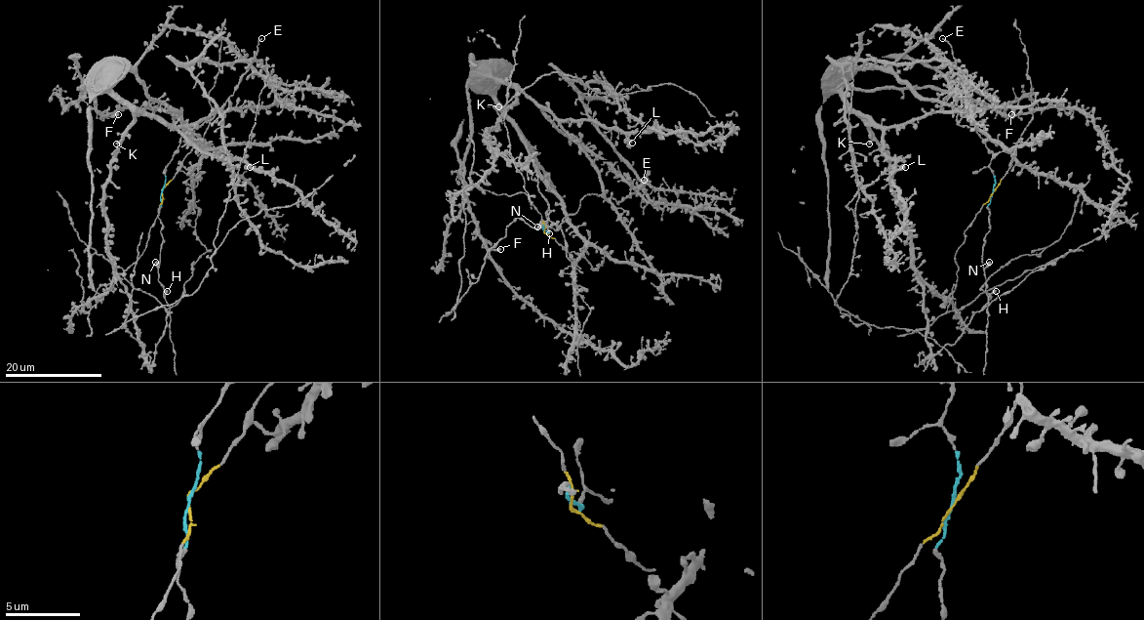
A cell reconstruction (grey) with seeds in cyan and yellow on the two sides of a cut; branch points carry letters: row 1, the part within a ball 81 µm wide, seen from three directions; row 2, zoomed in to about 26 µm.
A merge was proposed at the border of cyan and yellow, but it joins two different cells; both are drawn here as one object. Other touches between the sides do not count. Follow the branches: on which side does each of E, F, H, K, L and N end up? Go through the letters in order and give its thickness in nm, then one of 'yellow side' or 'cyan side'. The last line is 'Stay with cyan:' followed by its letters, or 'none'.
E: calibre 150 nm; cyan side
F: calibre 480 nm; yellow side
H: calibre 440 nm; cyan side
K: calibre 360 nm; yellow side
L: calibre 550 nm; yellow side
N: calibre 500 nm; cyan side
Stay with cyan: E, H, N

